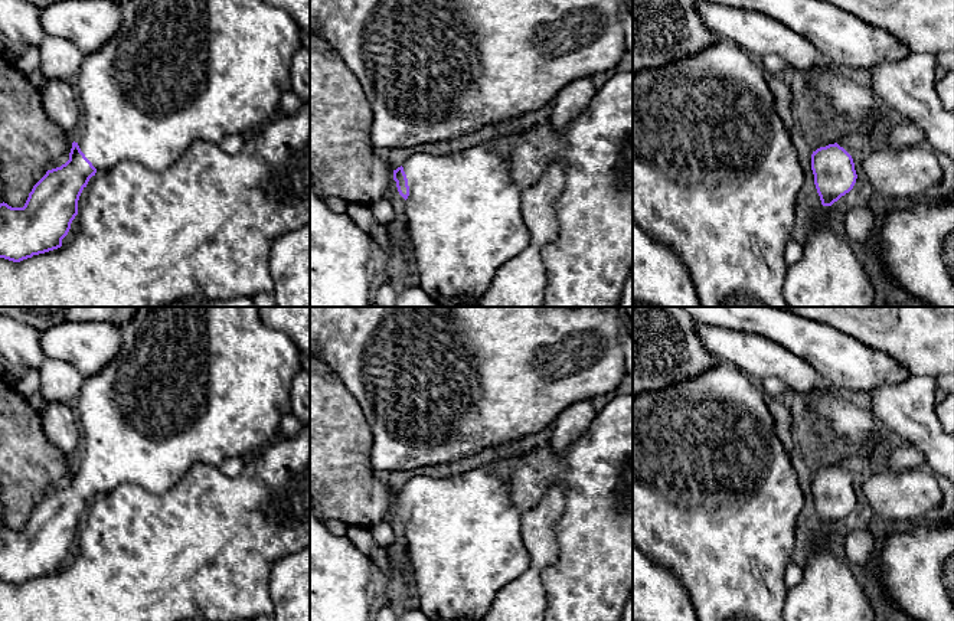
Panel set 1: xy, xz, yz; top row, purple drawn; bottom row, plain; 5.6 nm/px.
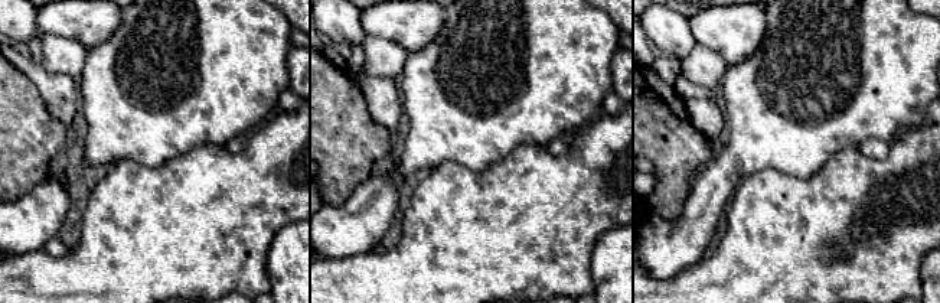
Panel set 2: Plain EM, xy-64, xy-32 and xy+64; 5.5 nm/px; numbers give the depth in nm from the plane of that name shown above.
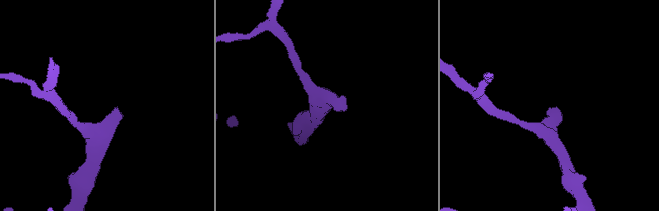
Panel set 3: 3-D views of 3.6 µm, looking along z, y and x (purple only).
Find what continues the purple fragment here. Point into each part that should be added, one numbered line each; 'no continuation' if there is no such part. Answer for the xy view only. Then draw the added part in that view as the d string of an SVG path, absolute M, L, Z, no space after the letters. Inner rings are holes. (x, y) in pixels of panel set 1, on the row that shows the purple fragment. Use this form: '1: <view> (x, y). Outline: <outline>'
1: xy (176, 71). Outline: M127 0L120 6L122 14L118 30L104 46L84 56L75 79L75 89L84 120L75 143L97 171L105 171L124 160L137 161L154 171L163 171L179 160L196 141L220 144L223 138L232 134L248 135L252 130L281 112L281 98L285 92L291 91L291 59L303 48L303 30L285 10L269 6L264 0Z

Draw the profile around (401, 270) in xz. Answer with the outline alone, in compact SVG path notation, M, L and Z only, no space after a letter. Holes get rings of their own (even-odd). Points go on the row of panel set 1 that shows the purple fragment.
M386 197L372 202L367 206L379 225L391 226L398 233L398 248L391 252L391 258L385 269L388 280L395 285L402 287L415 284L415 248L412 245L408 226L396 220L392 205Z

